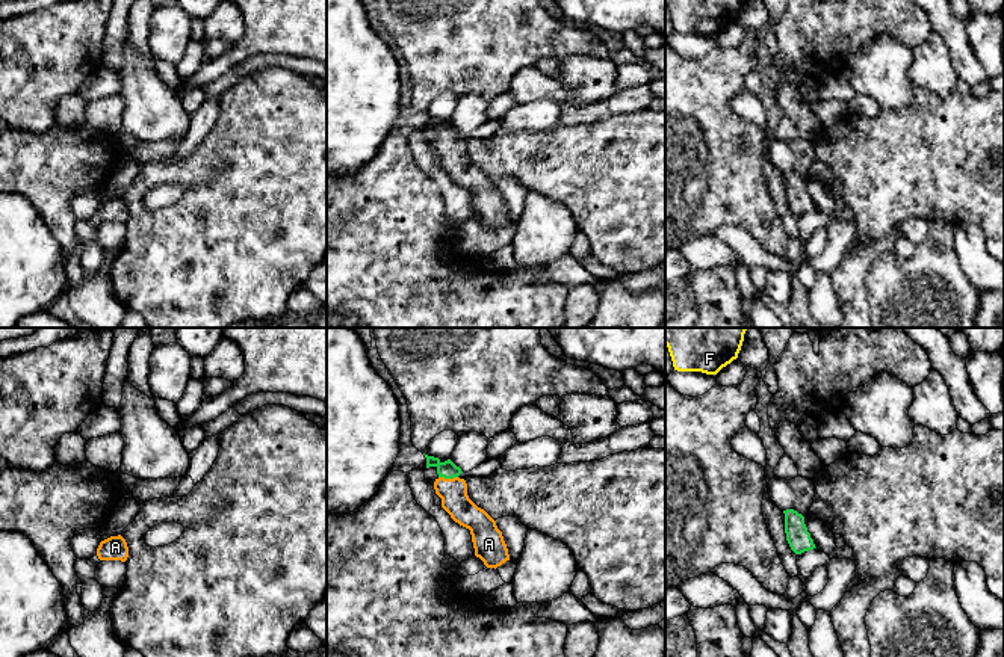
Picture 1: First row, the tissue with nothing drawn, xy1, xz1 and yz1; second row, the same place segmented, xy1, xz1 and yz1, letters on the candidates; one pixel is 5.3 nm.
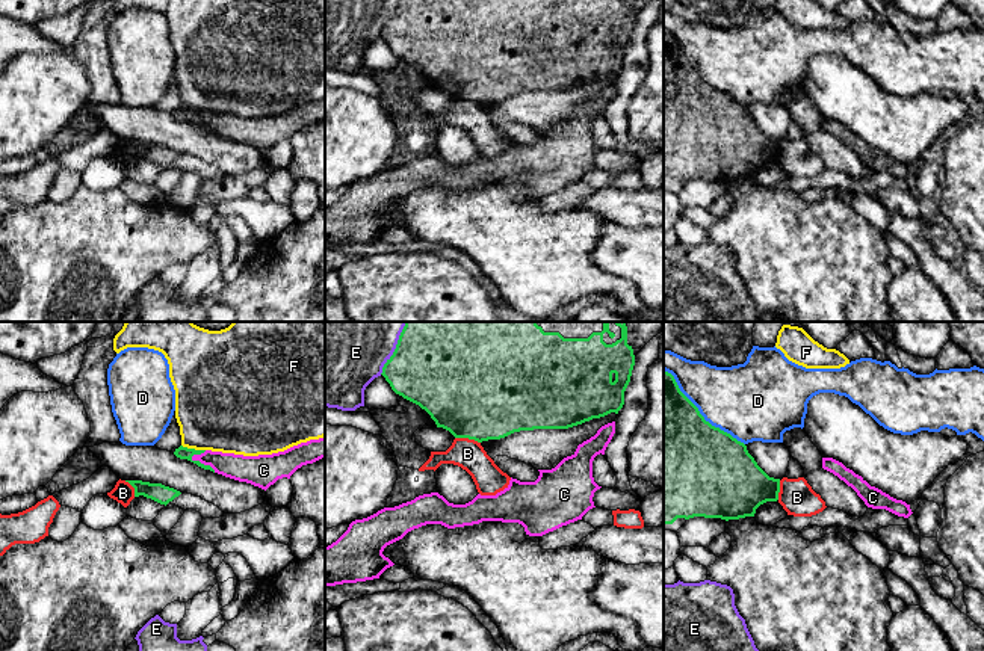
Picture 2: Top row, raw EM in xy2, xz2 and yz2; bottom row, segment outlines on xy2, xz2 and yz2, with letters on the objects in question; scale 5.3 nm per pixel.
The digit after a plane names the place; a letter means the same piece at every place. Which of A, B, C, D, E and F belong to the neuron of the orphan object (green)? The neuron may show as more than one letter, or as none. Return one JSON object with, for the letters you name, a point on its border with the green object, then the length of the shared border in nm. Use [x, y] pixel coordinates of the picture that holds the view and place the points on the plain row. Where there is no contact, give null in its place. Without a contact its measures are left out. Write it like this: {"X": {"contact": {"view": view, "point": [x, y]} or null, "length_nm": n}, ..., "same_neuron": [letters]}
{"A": {"contact": {"view": "xz1", "point": [448, 139]}, "length_nm": 100}, "same_neuron": ["A"]}

